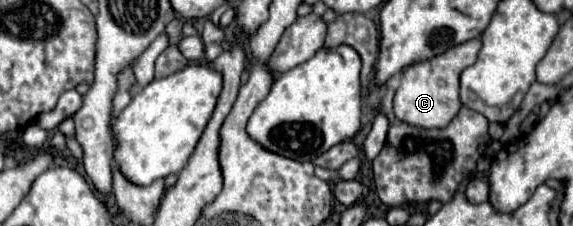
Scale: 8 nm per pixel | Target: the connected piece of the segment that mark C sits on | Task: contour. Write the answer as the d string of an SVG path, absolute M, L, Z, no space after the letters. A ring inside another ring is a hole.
M469 40L463 42L455 48L449 48L447 52L425 60L421 64L413 64L403 72L401 86L395 92L393 98L393 112L395 118L417 128L445 128L449 122L457 116L461 110L461 100L459 100L459 74L463 68L475 64L479 54L479 40Z

